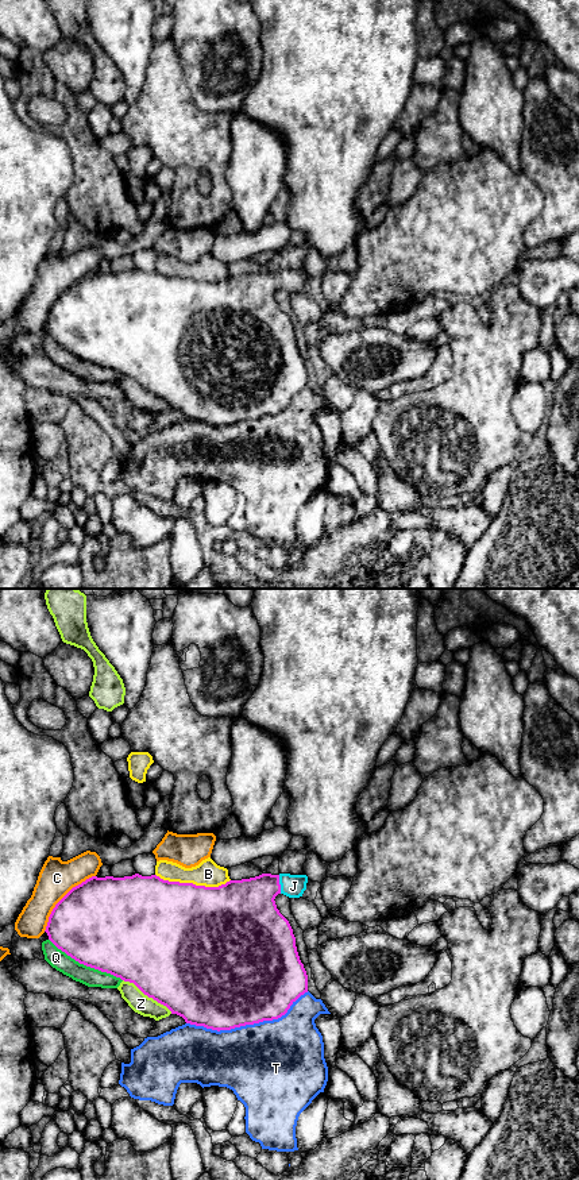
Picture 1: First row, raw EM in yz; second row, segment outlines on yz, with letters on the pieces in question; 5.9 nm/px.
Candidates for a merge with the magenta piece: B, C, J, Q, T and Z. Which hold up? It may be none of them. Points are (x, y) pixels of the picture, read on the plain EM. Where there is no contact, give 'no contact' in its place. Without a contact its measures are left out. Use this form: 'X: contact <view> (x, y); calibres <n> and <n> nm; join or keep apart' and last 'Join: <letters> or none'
B: contact yz (192, 278); calibres 500 and 150 nm; keep apart
C: contact yz (62, 293); calibres 500 and 220 nm; keep apart
J: contact yz (280, 280); calibres 360 and 140 nm; join
Q: contact yz (85, 359); calibres 500 and 110 nm; keep apart
T: contact yz (247, 419); calibres 500 and 480 nm; keep apart
Z: contact yz (147, 390); calibres 500 and 120 nm; keep apart
Join: J

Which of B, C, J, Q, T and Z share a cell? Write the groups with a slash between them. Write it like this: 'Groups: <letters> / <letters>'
Groups: B / C / J / Q / T / Z

